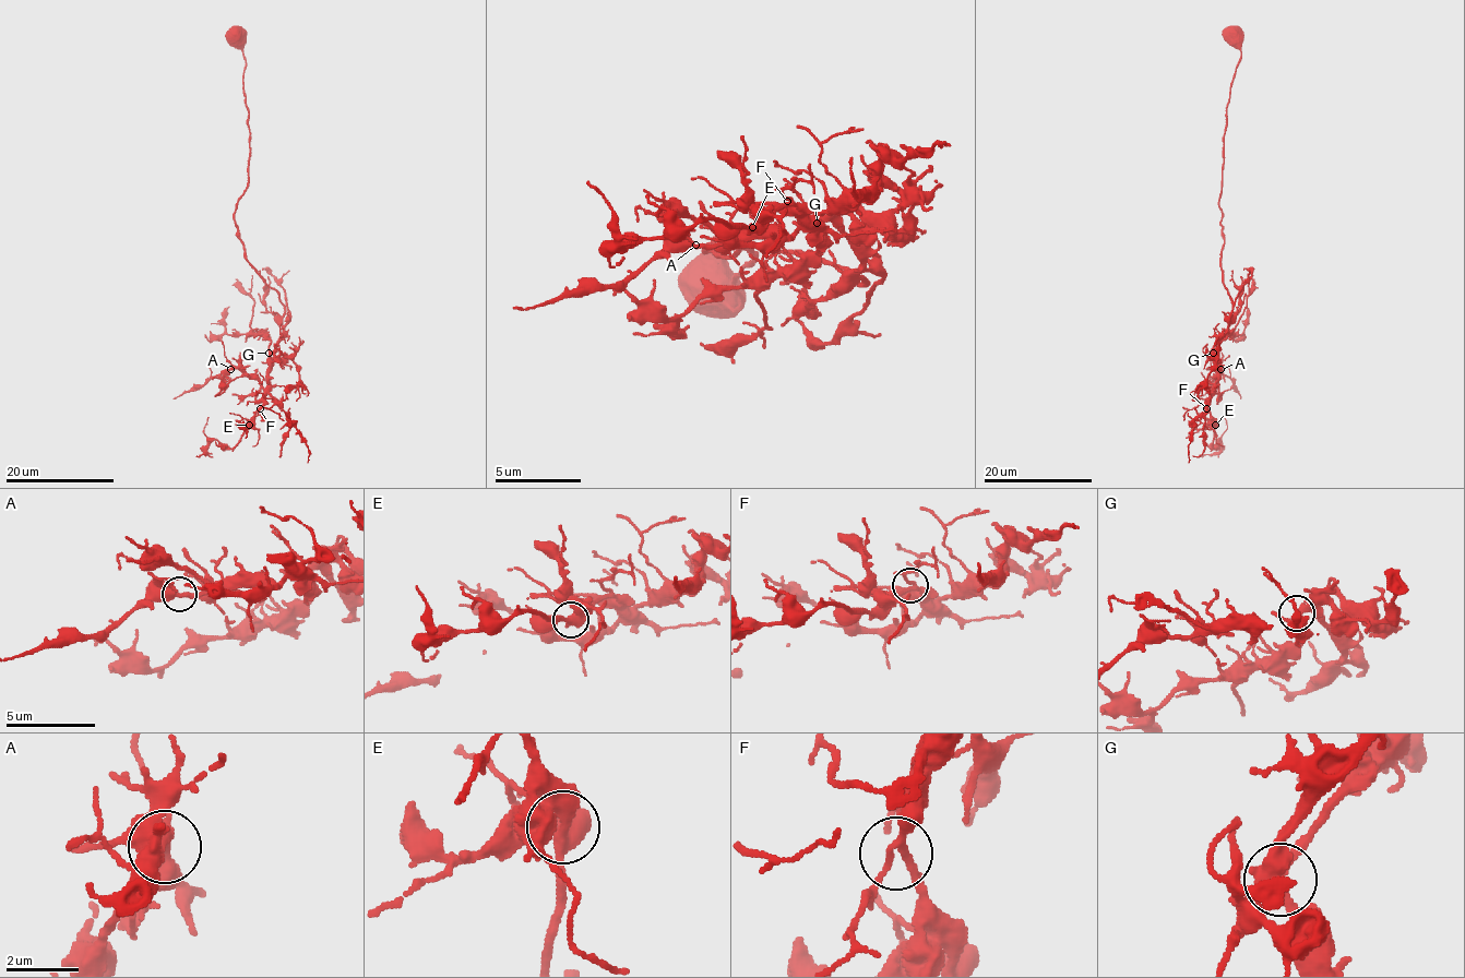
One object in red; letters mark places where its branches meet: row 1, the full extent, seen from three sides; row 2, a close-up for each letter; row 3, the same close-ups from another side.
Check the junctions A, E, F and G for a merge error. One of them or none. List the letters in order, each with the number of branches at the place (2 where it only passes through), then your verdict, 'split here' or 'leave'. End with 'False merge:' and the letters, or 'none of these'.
A: 3 | leave
E: 3 | leave
F: 3 | leave
G: 3 | leave
False merge: none of these

